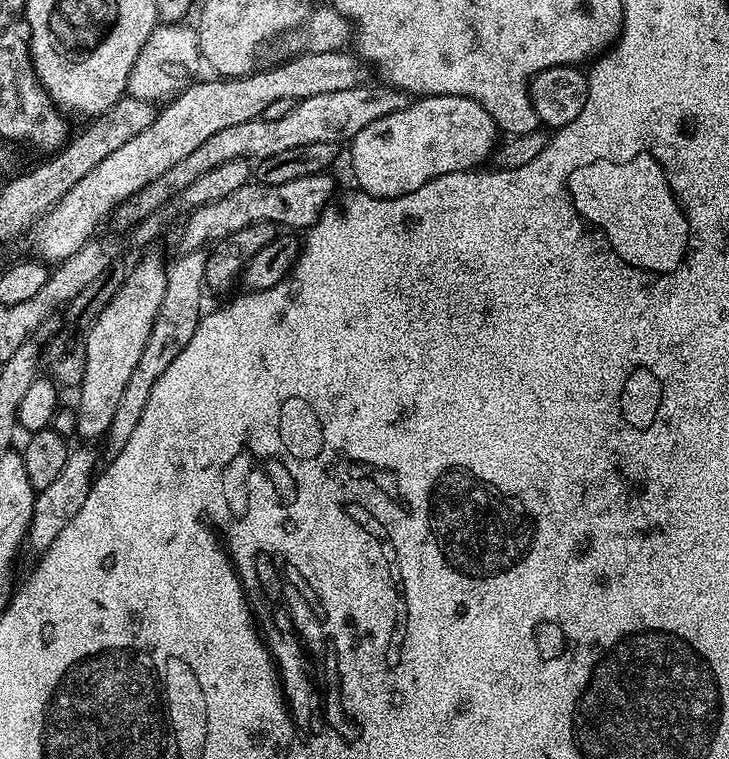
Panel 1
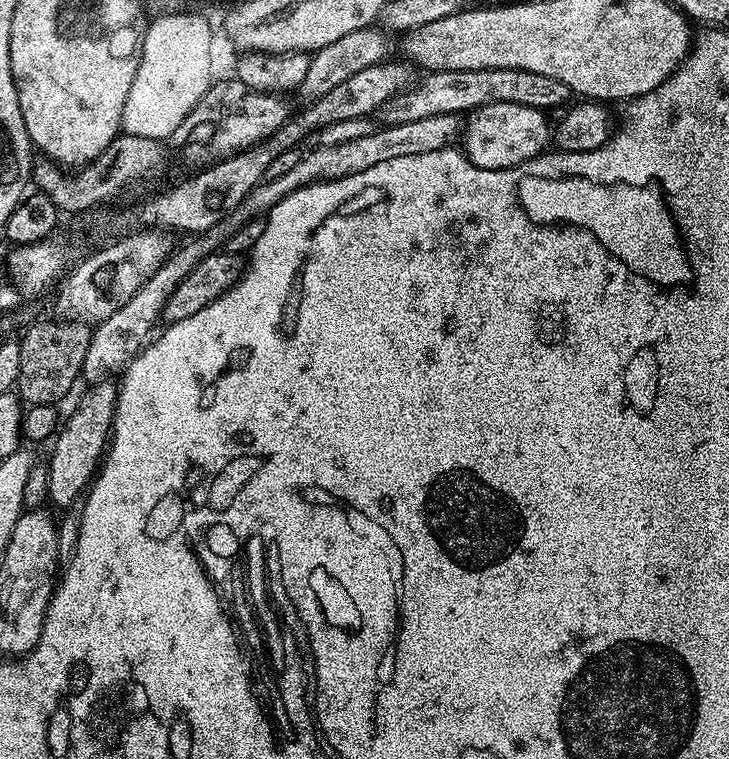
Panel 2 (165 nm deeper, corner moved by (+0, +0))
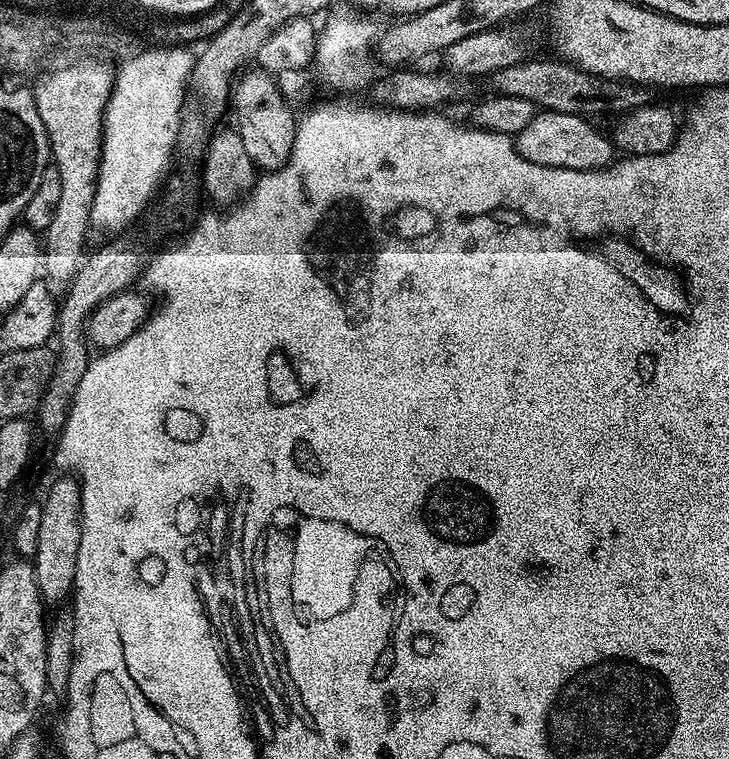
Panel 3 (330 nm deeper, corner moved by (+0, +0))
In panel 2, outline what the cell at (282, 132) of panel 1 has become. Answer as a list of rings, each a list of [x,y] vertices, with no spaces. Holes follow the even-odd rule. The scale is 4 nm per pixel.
[[[483,68],[468,71],[440,71],[427,73],[425,77],[420,84],[418,82],[381,105],[378,117],[380,116],[383,125],[400,125],[444,113],[466,114],[484,105],[492,105],[494,102],[515,102],[550,112],[550,109],[558,108],[564,103],[567,105],[572,96],[569,88],[563,86],[559,80],[521,69]]]

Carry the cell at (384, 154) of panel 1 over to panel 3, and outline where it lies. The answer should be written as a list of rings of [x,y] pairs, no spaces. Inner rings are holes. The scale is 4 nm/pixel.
[[[540,110],[533,121],[514,136],[514,143],[522,158],[538,166],[594,172],[613,163],[614,145],[605,133],[603,136],[592,124],[595,123],[591,119],[582,116]]]

